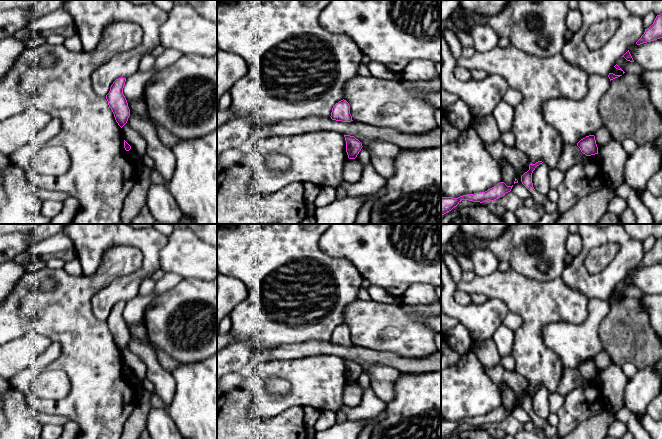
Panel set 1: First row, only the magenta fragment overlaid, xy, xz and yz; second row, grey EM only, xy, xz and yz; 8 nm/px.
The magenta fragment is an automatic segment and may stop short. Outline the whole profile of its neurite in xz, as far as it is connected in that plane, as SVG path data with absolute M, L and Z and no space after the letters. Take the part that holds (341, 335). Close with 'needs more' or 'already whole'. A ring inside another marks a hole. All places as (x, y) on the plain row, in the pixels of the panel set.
M341 324L336 327L331 336L331 343L342 346L351 346L352 340L350 338L350 329L346 324Z | already whole

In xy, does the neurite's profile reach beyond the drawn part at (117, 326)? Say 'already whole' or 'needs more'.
already whole

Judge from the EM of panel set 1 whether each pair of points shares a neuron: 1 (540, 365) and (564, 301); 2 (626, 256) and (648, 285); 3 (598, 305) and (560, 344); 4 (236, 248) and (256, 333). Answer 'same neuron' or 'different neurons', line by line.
1: same neuron
2: different neurons
3: same neuron
4: same neuron

